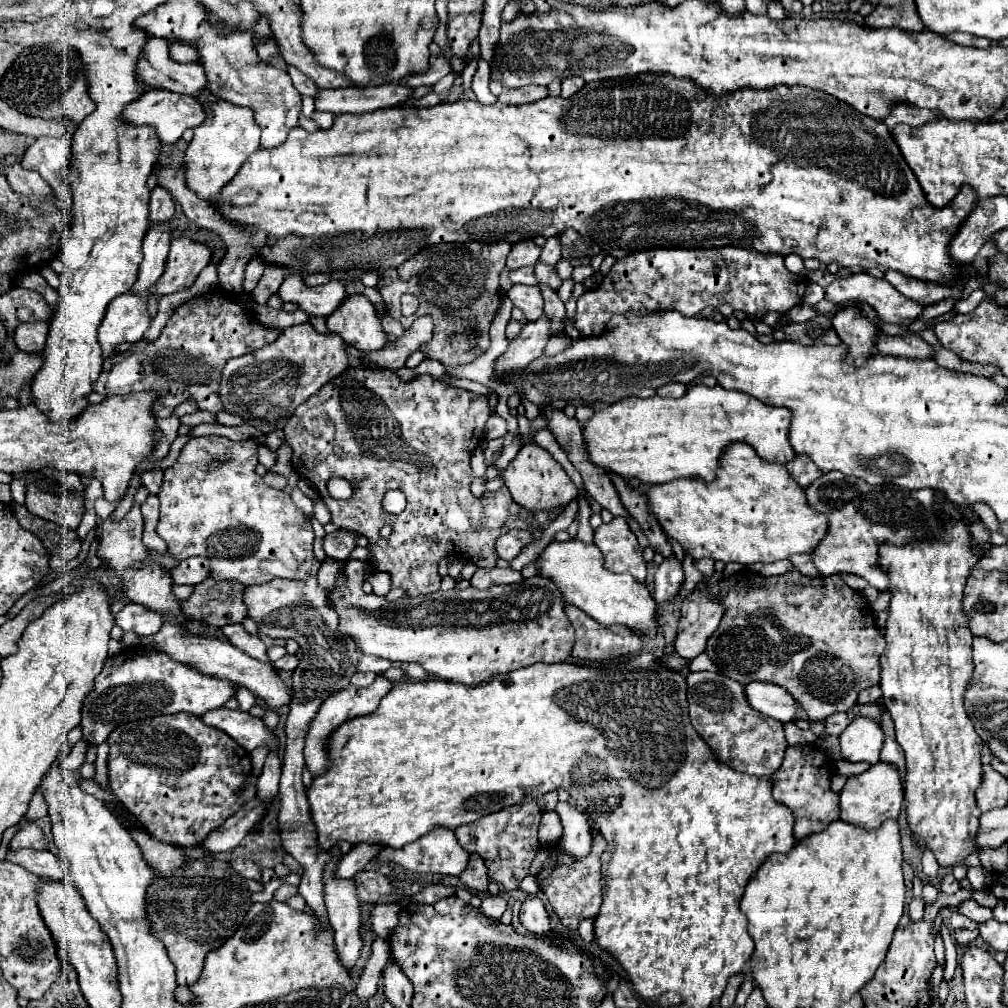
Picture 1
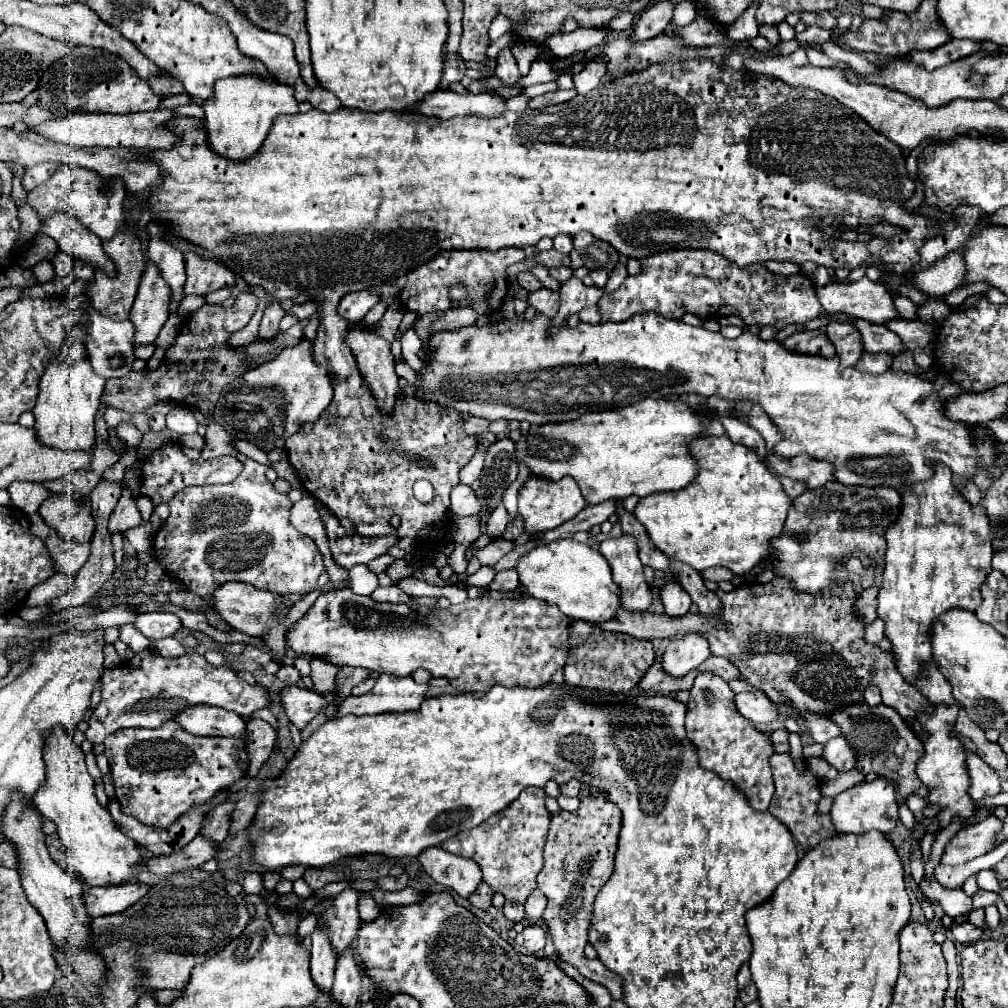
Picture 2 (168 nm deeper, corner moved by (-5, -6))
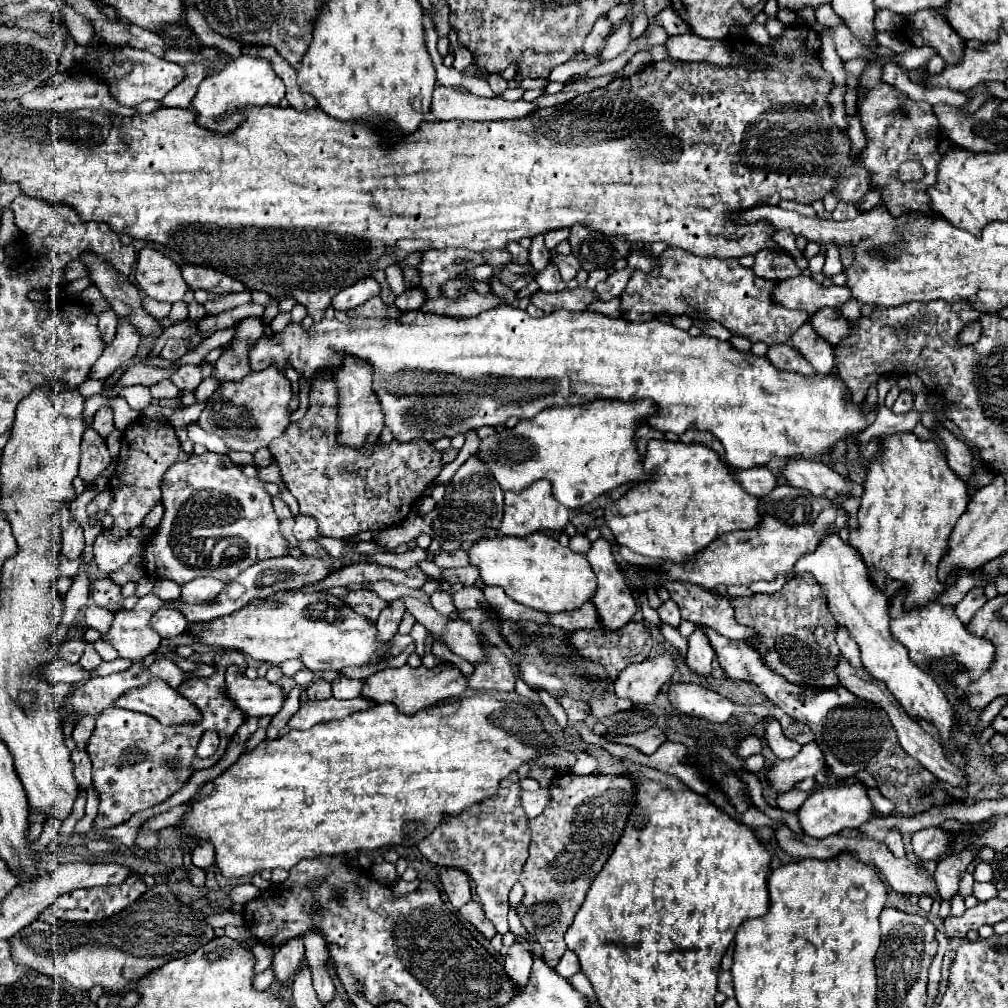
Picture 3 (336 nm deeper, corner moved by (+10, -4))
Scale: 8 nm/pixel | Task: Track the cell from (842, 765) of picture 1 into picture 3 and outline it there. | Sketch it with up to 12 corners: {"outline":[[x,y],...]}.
{"outline":[[796,789],[776,799],[780,809],[796,811],[812,791]]}

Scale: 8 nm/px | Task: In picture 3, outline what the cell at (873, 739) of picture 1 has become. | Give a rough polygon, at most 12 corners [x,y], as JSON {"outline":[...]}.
{"outline":[[816,743],[802,745],[794,759],[778,759],[766,773],[774,791],[824,769]]}

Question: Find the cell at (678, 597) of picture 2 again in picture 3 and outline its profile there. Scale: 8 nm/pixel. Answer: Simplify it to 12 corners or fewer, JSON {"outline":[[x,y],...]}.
{"outline":[[672,599],[658,607],[664,623],[678,627],[680,611]]}

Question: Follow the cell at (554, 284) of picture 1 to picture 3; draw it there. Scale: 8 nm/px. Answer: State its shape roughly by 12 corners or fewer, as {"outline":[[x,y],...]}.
{"outline":[[540,235],[532,239],[530,263],[534,273],[544,271],[550,251]]}

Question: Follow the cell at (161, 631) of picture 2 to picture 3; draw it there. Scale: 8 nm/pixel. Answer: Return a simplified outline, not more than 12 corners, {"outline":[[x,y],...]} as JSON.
{"outline":[[160,609],[152,615],[150,627],[172,639],[186,631],[180,611]]}

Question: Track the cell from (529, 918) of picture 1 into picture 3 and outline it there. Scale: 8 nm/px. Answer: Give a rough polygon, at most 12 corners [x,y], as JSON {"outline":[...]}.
{"outline":[[520,943],[506,949],[504,967],[508,977],[524,989],[532,953]]}

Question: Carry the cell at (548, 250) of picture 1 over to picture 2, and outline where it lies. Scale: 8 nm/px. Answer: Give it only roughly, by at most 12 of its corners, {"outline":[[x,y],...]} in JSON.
{"outline":[[557,235],[553,247],[559,253],[571,253],[573,237]]}

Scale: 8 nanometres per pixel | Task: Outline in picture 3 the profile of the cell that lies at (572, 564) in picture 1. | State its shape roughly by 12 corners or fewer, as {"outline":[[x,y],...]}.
{"outline":[[546,535],[468,549],[484,585],[538,611],[576,611],[594,571]]}

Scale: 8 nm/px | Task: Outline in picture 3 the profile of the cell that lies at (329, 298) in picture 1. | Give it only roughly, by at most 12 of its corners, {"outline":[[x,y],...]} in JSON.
{"outline":[[374,277],[360,279],[332,299],[334,311],[350,311],[380,293]]}

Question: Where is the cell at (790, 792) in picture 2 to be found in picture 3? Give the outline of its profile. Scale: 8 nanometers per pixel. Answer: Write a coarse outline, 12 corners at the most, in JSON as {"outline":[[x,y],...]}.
{"outline":[[762,755],[746,759],[750,773],[764,773],[766,759]]}

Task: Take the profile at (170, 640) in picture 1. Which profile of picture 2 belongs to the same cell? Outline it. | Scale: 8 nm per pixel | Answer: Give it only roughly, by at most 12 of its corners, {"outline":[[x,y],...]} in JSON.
{"outline":[[297,685],[279,693],[287,717],[301,731],[313,717],[337,715],[337,701]]}

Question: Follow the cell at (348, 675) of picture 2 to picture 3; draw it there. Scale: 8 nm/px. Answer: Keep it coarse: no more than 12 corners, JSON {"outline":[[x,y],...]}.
{"outline":[[318,679],[308,689],[308,699],[332,697],[332,683]]}

